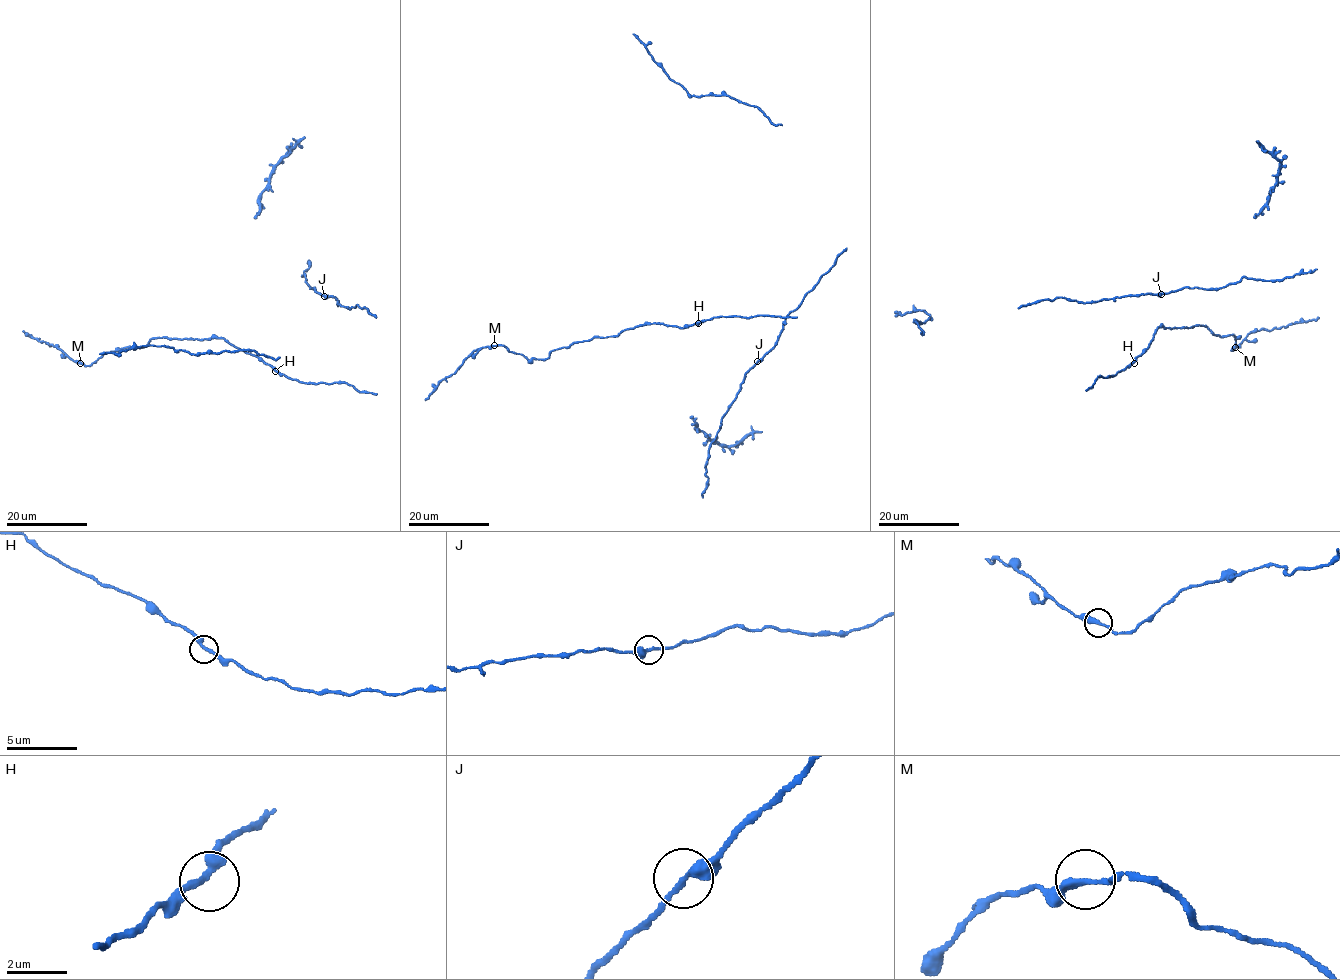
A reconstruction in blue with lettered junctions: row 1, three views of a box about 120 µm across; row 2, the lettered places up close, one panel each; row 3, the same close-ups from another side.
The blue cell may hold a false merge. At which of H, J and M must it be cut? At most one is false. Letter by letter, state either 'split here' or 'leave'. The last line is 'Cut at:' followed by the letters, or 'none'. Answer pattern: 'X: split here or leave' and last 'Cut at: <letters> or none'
H: leave
J: leave
M: leave
Cut at: none

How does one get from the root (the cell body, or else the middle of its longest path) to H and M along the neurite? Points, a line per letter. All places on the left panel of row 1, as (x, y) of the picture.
H: (339, 381), (299, 382), (275, 371)
M: (339, 381), (312, 384), (289, 379), (223, 338), (154, 337), (145, 347), (111, 351), (88, 366), (80, 363)

